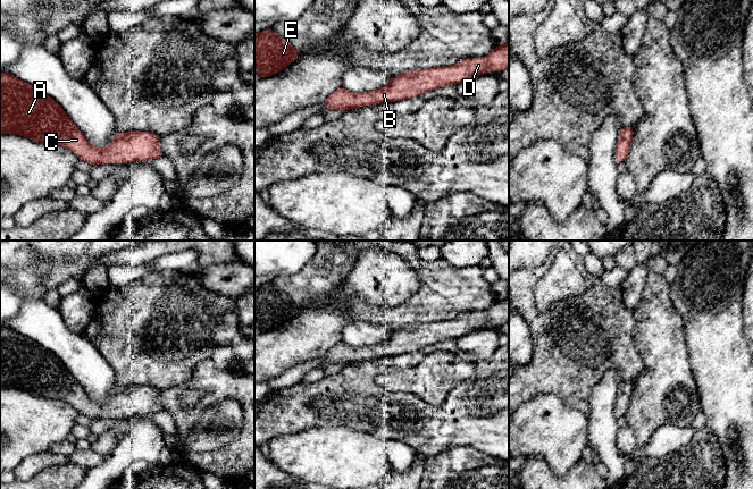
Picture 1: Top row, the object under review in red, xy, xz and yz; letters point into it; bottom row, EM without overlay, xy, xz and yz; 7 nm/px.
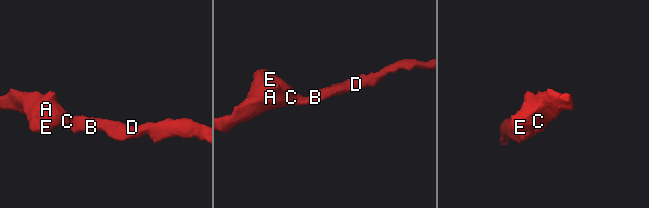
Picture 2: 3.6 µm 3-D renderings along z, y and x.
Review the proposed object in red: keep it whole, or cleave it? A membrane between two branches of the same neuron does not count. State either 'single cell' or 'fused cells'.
single cell

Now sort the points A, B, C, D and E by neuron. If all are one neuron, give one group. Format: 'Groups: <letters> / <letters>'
Groups: A B C D E

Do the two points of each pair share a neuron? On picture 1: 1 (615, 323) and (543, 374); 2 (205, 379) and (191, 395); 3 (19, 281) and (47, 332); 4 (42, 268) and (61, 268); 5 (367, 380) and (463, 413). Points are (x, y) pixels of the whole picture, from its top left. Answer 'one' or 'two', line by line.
1: one
2: two
3: two
4: two
5: one

